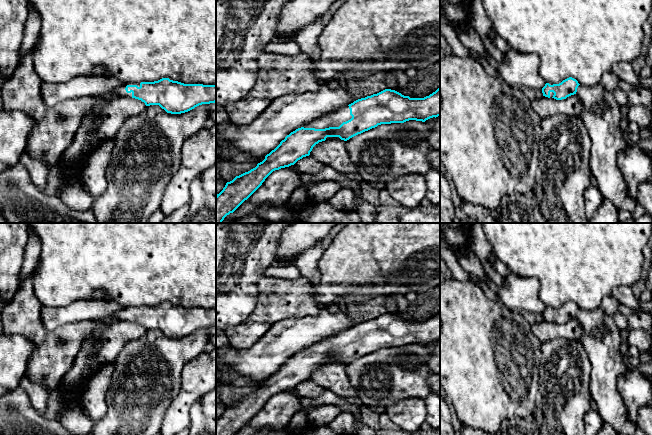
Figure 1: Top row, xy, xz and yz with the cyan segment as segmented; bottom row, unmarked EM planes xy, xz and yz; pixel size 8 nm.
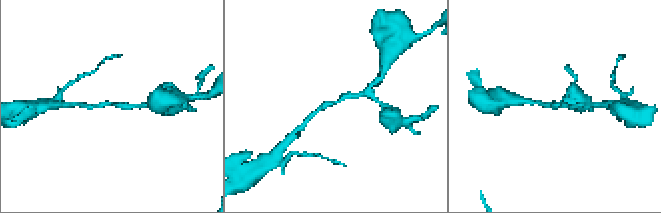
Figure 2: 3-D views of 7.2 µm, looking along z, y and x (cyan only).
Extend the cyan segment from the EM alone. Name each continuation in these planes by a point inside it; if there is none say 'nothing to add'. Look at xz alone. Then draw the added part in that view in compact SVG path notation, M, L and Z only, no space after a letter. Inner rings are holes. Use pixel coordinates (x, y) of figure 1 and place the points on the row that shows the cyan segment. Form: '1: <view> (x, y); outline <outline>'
1: xz (333, 119); outline M346 106L338 111L331 112L318 118L306 125L304 128L315 128L315 129L325 129L329 127L336 127L343 122L350 120L352 116L350 115L349 106Z

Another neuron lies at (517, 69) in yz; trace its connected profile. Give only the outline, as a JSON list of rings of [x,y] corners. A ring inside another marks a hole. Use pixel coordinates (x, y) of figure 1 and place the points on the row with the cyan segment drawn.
[[[512,49],[504,54],[498,72],[502,81],[512,88],[525,86],[542,91],[546,81],[540,76],[539,63],[537,54]]]

